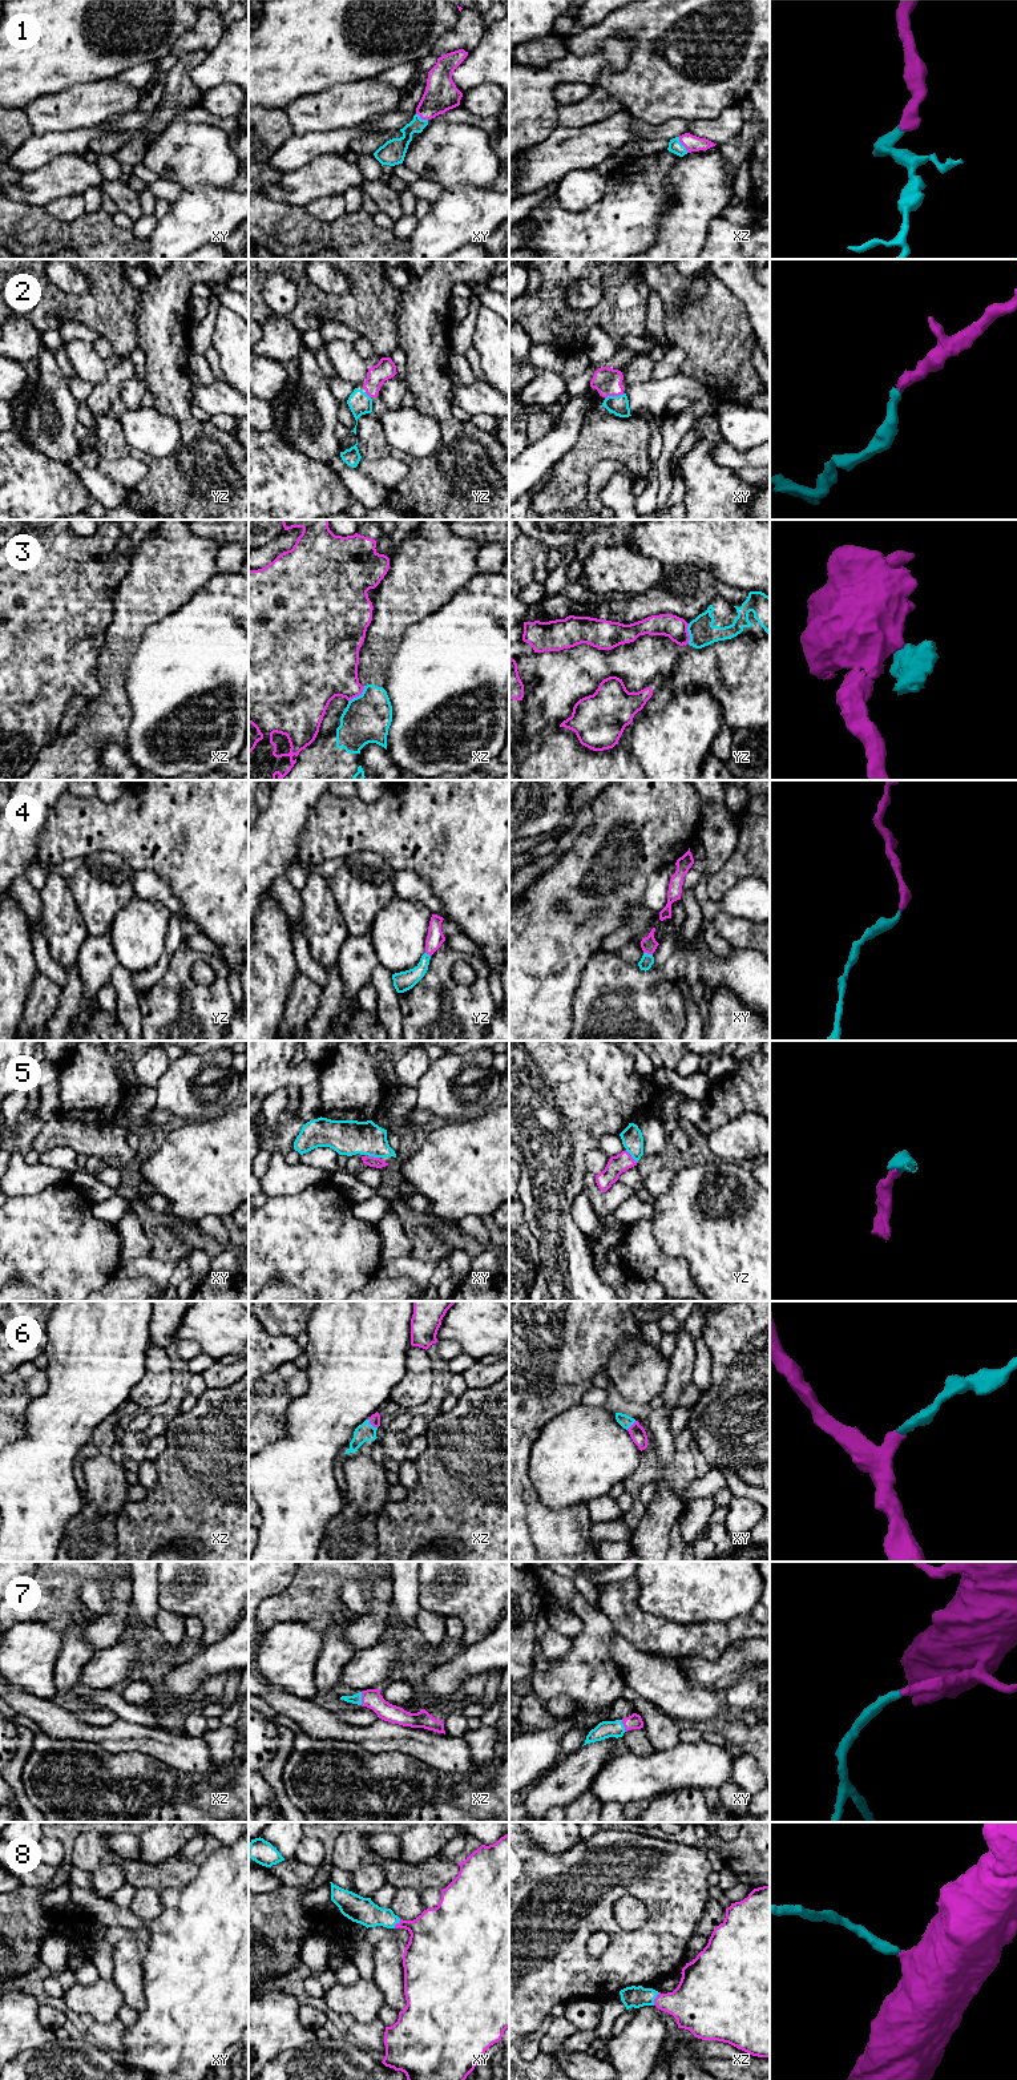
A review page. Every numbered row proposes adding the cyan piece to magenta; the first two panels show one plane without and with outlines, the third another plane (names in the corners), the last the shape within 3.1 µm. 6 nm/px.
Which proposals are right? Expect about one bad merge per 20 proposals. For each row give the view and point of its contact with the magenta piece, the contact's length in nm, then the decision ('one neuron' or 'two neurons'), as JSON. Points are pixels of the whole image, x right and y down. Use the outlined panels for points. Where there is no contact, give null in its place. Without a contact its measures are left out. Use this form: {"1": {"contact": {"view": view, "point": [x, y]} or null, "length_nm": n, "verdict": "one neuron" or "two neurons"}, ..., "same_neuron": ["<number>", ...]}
{"1": {"contact": {"view": "xz", "point": [682, 144]}, "length_nm": 110, "verdict": "one neuron"}, "2": {"contact": {"view": "xy", "point": [614, 395]}, "length_nm": 120, "verdict": "one neuron"}, "3": {"contact": {"view": "xz", "point": [358, 695]}, "length_nm": 140, "verdict": "two neurons"}, "4": {"contact": {"view": "xy", "point": [648, 953]}, "length_nm": 60, "verdict": "one neuron"}, "5": {"contact": {"view": "xy", "point": [372, 1156]}, "length_nm": 70, "verdict": "one neuron"}, "6": {"contact": {"view": "xz", "point": [371, 1424]}, "length_nm": 80, "verdict": "one neuron"}, "7": {"contact": {"view": "xz", "point": [362, 1699]}, "length_nm": 80, "verdict": "one neuron"}, "8": {"contact": {"view": "xz", "point": [654, 1999]}, "length_nm": 90, "verdict": "one neuron"}, "same_neuron": ["1", "2", "4", "5", "6", "7", "8"]}

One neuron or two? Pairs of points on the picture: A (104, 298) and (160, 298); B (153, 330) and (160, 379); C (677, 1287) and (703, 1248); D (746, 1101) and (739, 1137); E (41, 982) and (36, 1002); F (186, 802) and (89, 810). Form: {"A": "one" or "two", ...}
{"A": "two", "B": "one", "C": "two", "D": "two", "E": "one", "F": "one"}

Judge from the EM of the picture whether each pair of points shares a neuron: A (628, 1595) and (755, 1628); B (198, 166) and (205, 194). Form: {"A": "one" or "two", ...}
{"A": "one", "B": "two"}

